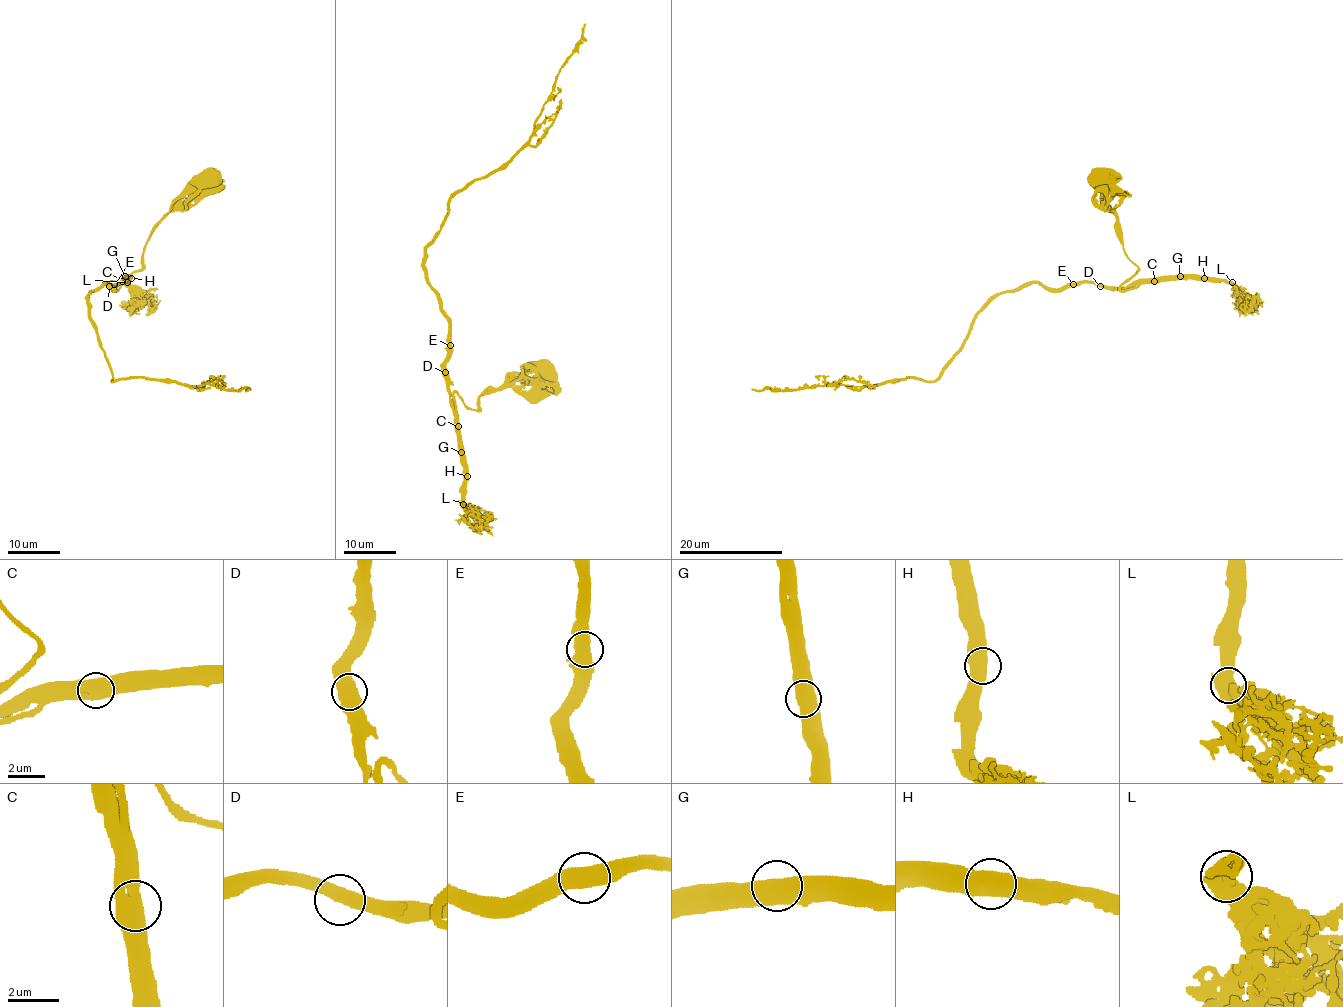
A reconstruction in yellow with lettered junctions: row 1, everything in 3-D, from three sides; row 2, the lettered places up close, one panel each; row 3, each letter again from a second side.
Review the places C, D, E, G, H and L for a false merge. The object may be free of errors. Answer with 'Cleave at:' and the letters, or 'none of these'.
Cleave at: none of these

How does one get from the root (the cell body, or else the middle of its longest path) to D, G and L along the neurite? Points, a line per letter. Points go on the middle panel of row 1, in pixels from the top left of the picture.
D: (546, 370), (529, 372), (502, 390), (486, 391), (477, 409), (470, 409), (455, 392), (449, 395), (445, 372)
G: (546, 370), (529, 372), (502, 390), (486, 391), (479, 397), (477, 409), (470, 409), (455, 392), (461, 452)
L: (546, 370), (529, 372), (502, 390), (486, 391), (479, 397), (477, 409), (470, 409), (454, 394), (463, 504)

